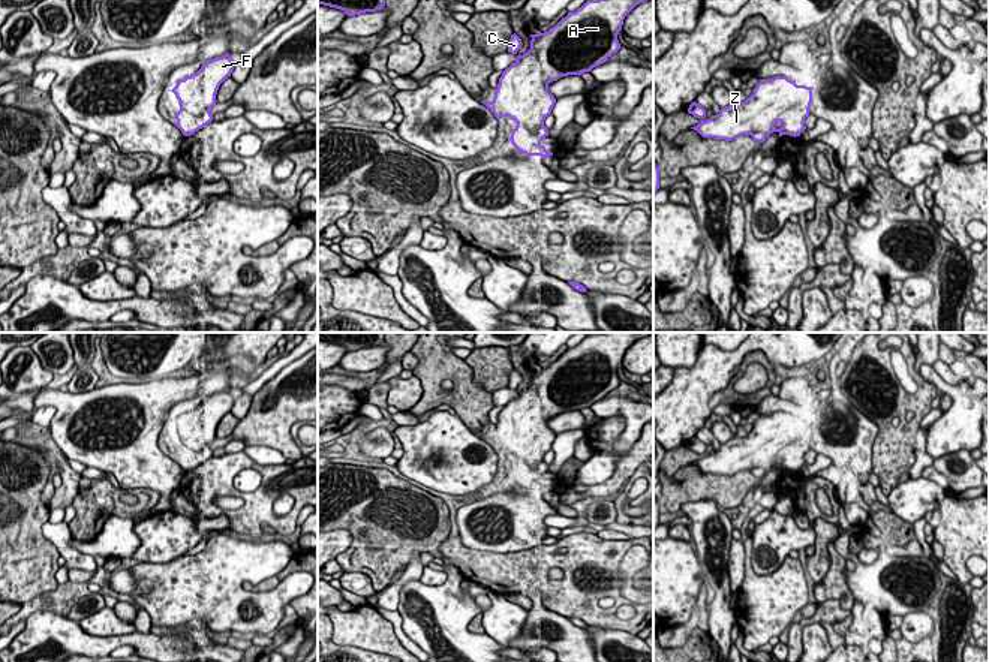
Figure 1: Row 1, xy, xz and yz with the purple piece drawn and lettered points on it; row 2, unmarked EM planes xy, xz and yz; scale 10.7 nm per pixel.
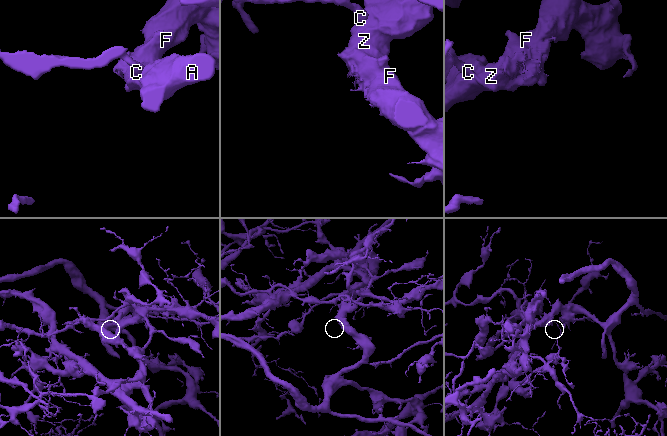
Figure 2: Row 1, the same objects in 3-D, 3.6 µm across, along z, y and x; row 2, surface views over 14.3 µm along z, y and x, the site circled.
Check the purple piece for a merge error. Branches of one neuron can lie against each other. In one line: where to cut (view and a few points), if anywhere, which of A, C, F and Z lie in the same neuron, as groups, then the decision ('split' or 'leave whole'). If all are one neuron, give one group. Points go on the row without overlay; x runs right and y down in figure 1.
xz (543, 460), (532, 468), (522, 463), (517, 471) | A F Z / C | split

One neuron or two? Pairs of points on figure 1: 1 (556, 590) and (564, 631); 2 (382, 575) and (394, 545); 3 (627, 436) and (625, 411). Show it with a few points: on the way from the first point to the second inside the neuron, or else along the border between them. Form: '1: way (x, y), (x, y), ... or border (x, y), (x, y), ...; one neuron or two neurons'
1: border (541, 599), (547, 608), (567, 617); two neurons
2: way (382, 568), (382, 557), (387, 553); one neuron
3: way (630, 430), (630, 417); one neuron

